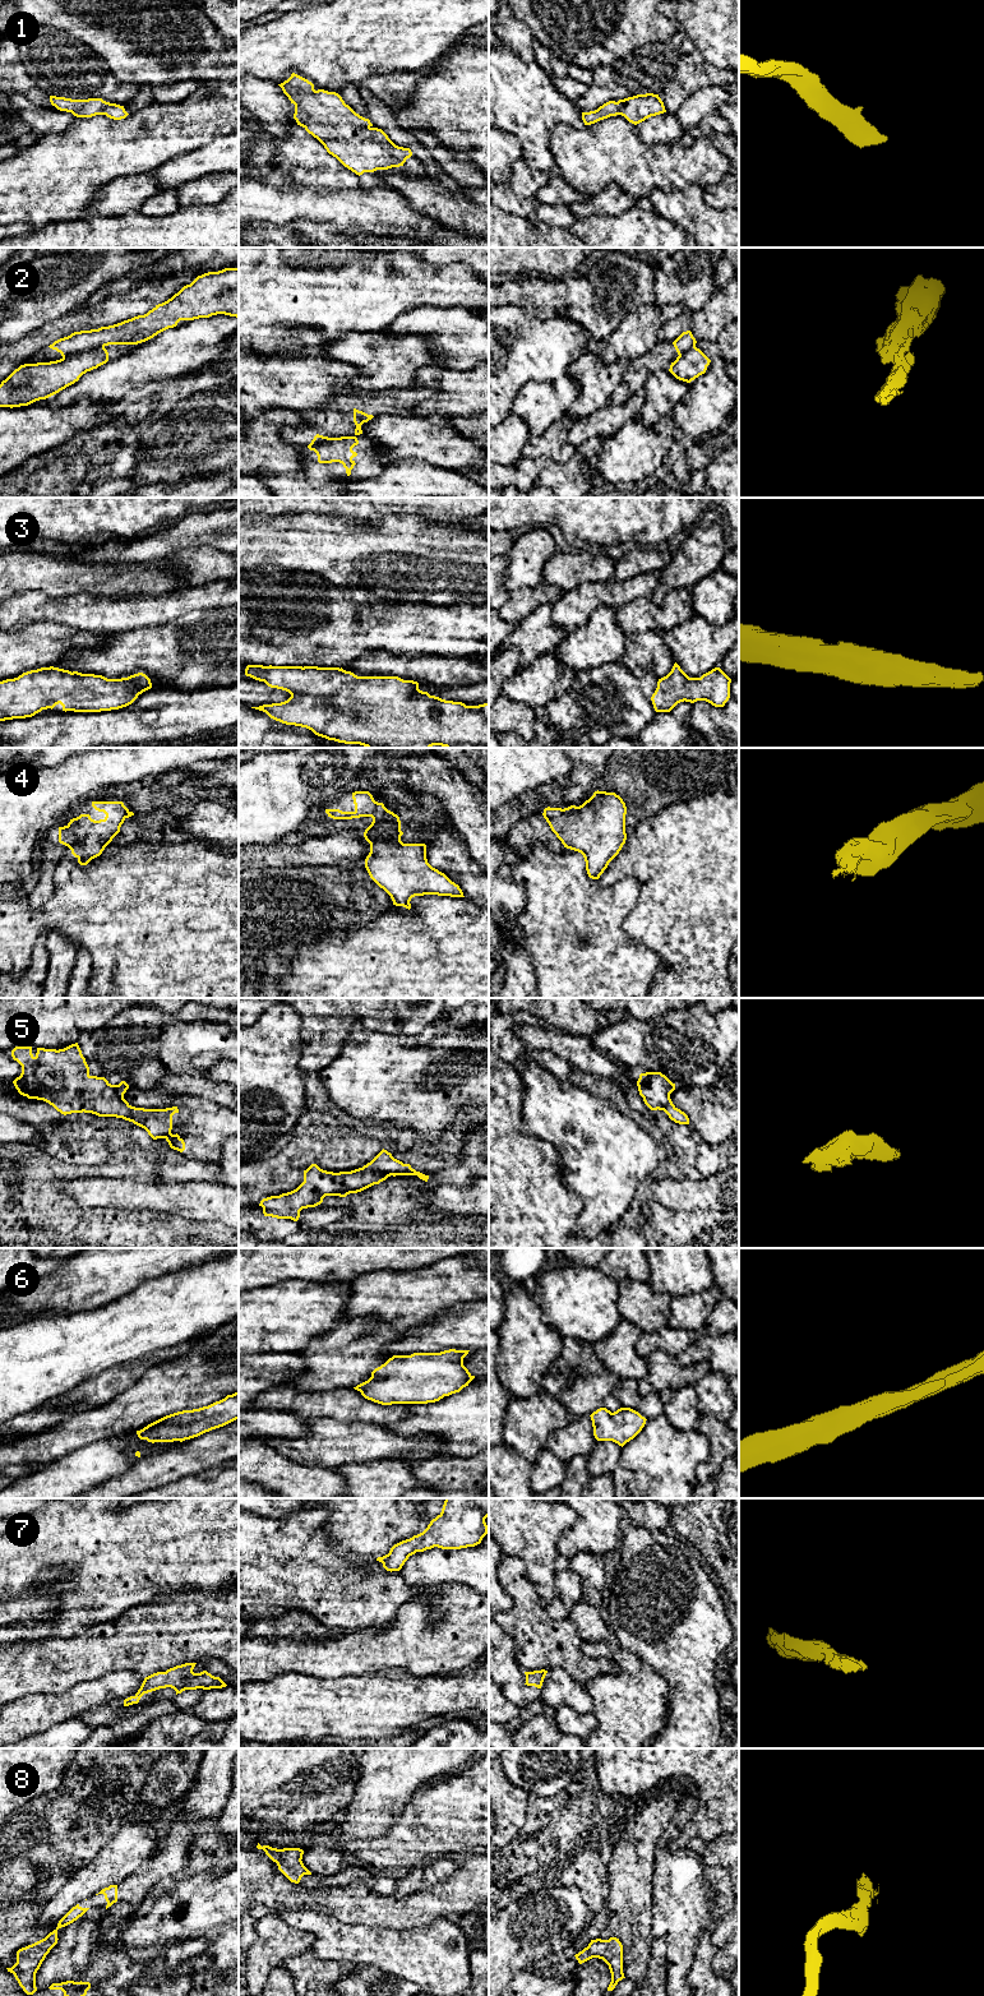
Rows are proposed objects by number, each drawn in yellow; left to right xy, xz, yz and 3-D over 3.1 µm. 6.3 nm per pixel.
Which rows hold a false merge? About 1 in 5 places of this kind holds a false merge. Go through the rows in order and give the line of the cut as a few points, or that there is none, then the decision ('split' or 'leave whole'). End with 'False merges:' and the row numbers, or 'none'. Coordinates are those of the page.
1: no cut; leave whole
2: cut in xy along (104, 346), (63, 357); split
3: no cut; leave whole
4: no cut; leave whole
5: no cut; leave whole
6: no cut; leave whole
7: no cut; leave whole
8: no cut; leave whole
False merges: 2

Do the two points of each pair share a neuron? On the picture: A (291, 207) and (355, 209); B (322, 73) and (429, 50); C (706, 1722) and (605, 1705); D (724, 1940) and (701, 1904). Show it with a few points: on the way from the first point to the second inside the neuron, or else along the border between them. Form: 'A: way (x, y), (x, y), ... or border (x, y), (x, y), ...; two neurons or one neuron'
A: way (306, 207), (340, 208); one neuron
B: way (343, 54), (401, 52); one neuron
C: border (666, 1685), (666, 1723), (656, 1735); two neurons
D: border (725, 1913), (710, 1931); two neurons

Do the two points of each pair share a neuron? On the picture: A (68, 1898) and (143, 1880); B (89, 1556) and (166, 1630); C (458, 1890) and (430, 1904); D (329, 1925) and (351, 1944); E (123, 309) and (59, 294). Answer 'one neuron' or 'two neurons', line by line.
A: two neurons
B: two neurons
C: one neuron
D: one neuron
E: two neurons

